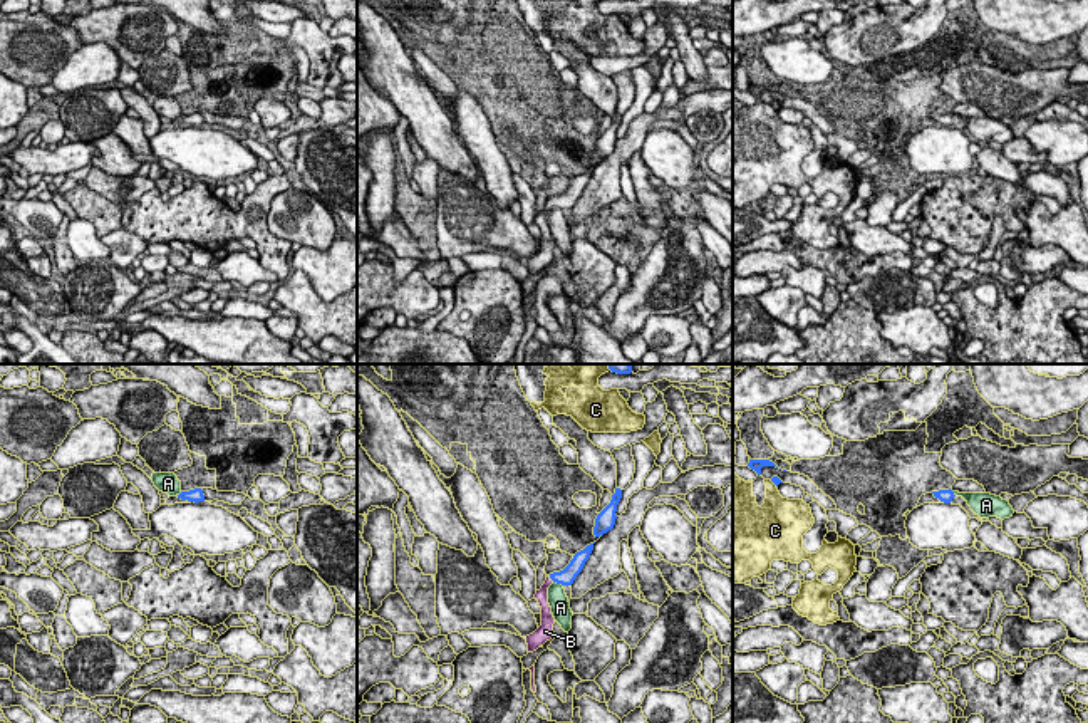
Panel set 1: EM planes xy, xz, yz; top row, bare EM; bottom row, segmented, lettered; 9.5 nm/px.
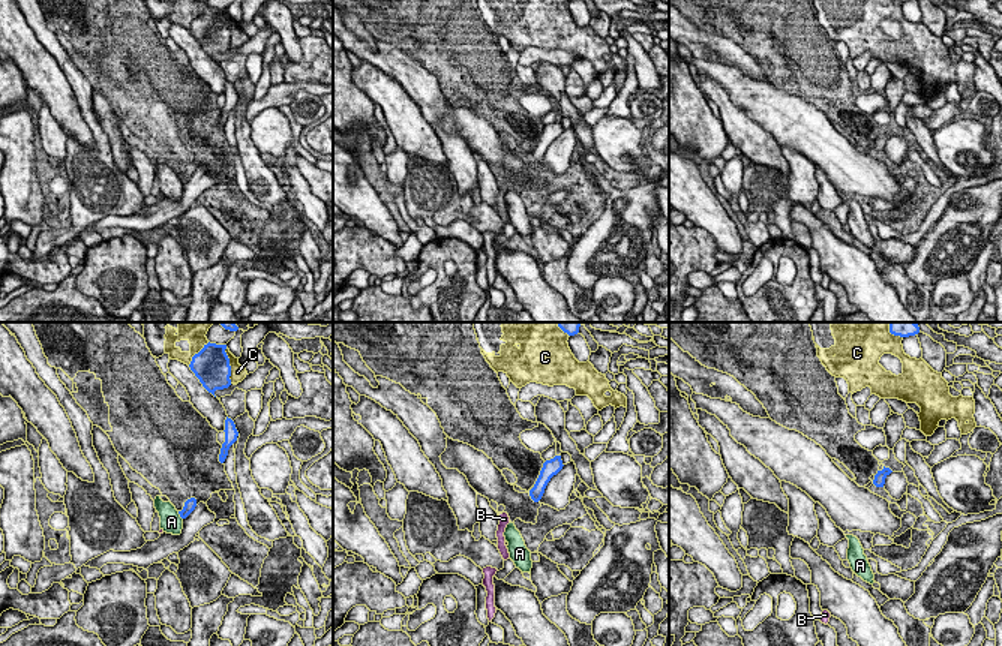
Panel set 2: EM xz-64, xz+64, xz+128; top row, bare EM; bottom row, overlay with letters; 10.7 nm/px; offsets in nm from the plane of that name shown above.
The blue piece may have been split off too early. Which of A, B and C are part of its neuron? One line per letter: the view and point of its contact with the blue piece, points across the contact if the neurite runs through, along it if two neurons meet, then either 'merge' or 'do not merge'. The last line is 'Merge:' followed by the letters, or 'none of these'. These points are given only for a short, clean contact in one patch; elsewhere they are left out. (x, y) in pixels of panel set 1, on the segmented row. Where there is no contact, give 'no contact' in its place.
A: meets blue in xz at (559, 582); border along xz (554, 581), (562, 586); do not merge
B: meets blue in xz at (552, 579); runs through xz (569, 574), (552, 579), (542, 596); merge
C: meets blue in xz at (609, 368); do not merge
Merge: B

